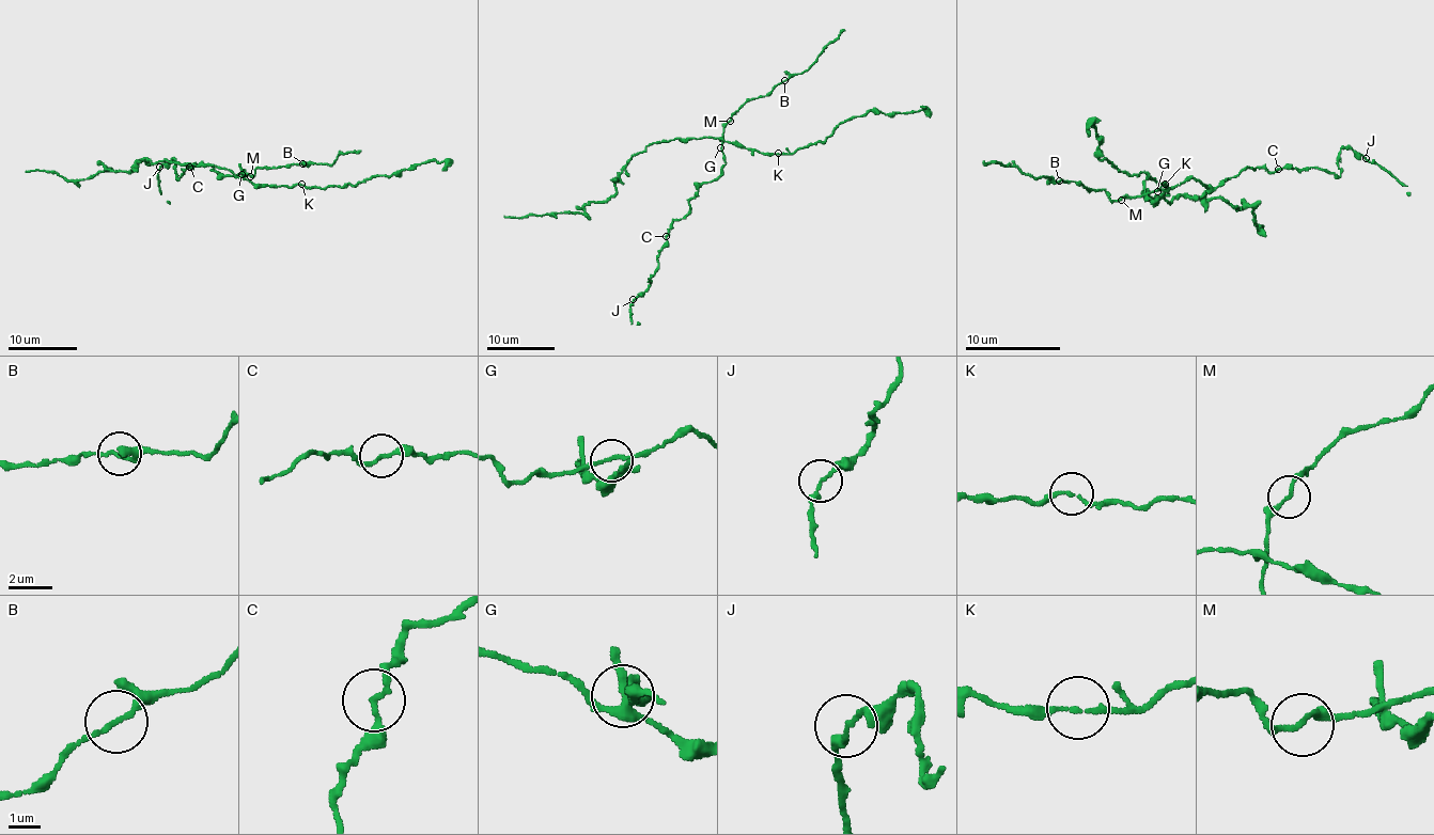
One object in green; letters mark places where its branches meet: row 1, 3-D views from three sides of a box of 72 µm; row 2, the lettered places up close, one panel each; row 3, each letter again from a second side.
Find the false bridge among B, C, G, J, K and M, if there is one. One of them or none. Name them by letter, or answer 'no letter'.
no letter

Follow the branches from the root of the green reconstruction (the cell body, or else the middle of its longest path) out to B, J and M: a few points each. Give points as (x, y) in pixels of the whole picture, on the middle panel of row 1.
B: (721, 140), (723, 126), (733, 113), (747, 101), (766, 96), (784, 80)
J: (721, 140), (726, 164), (699, 188), (689, 209), (672, 223), (657, 270), (633, 300)
M: (721, 140), (723, 128), (730, 121)

